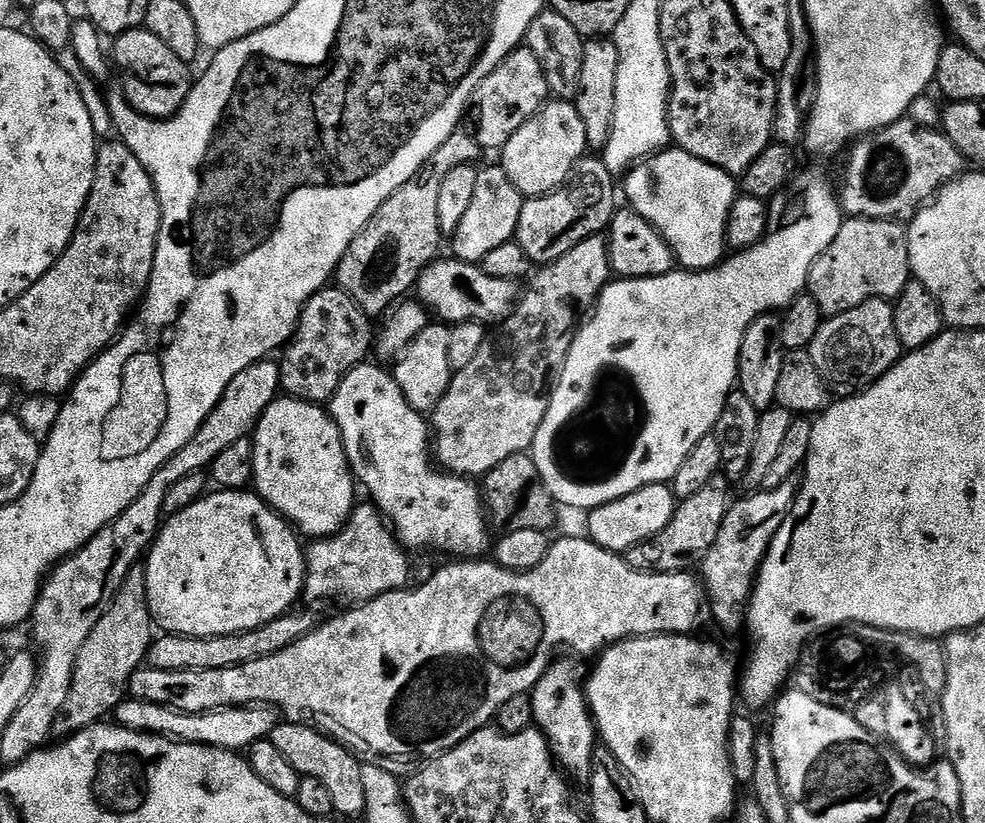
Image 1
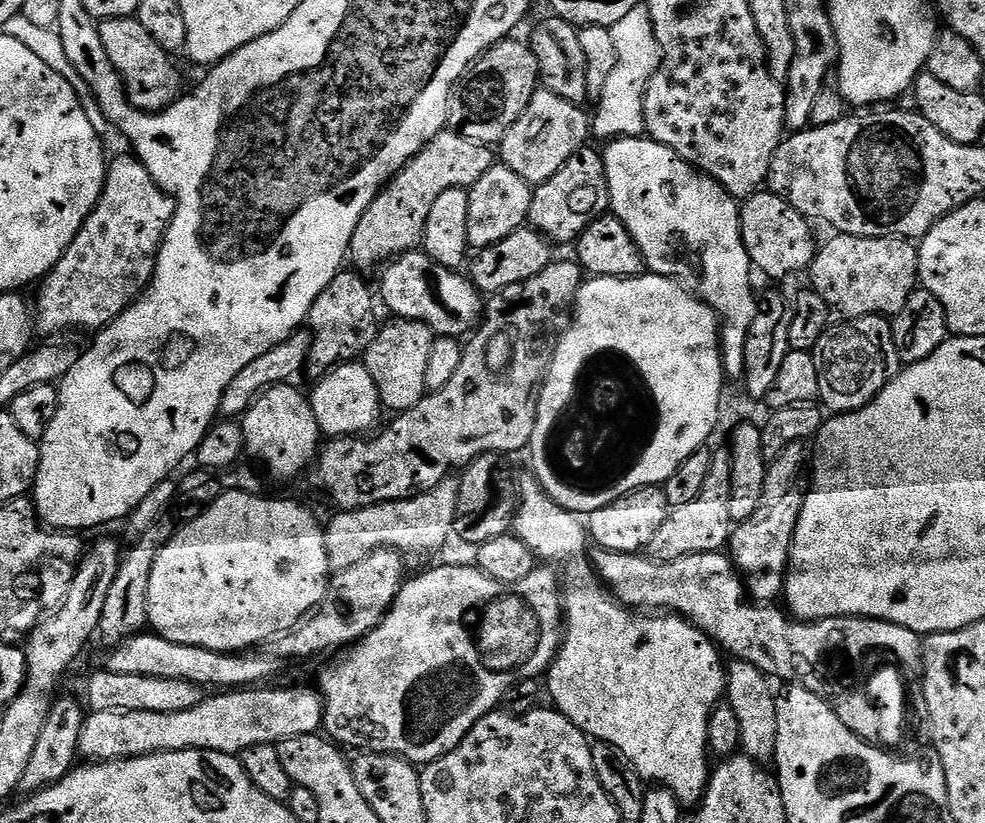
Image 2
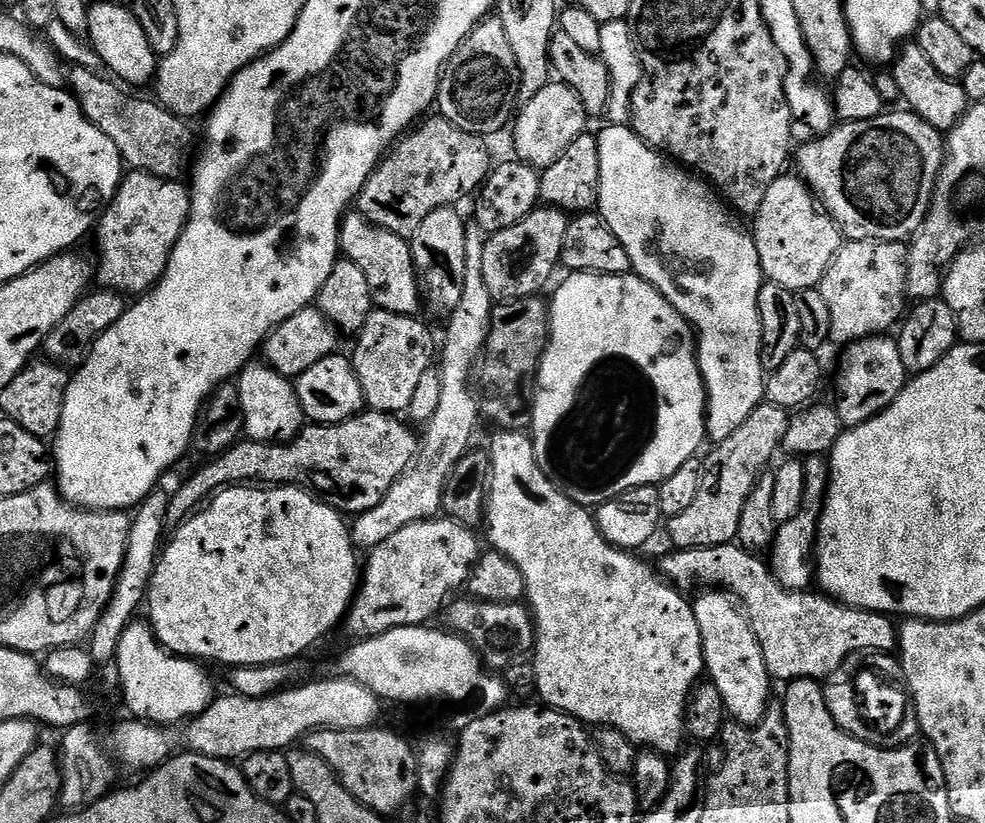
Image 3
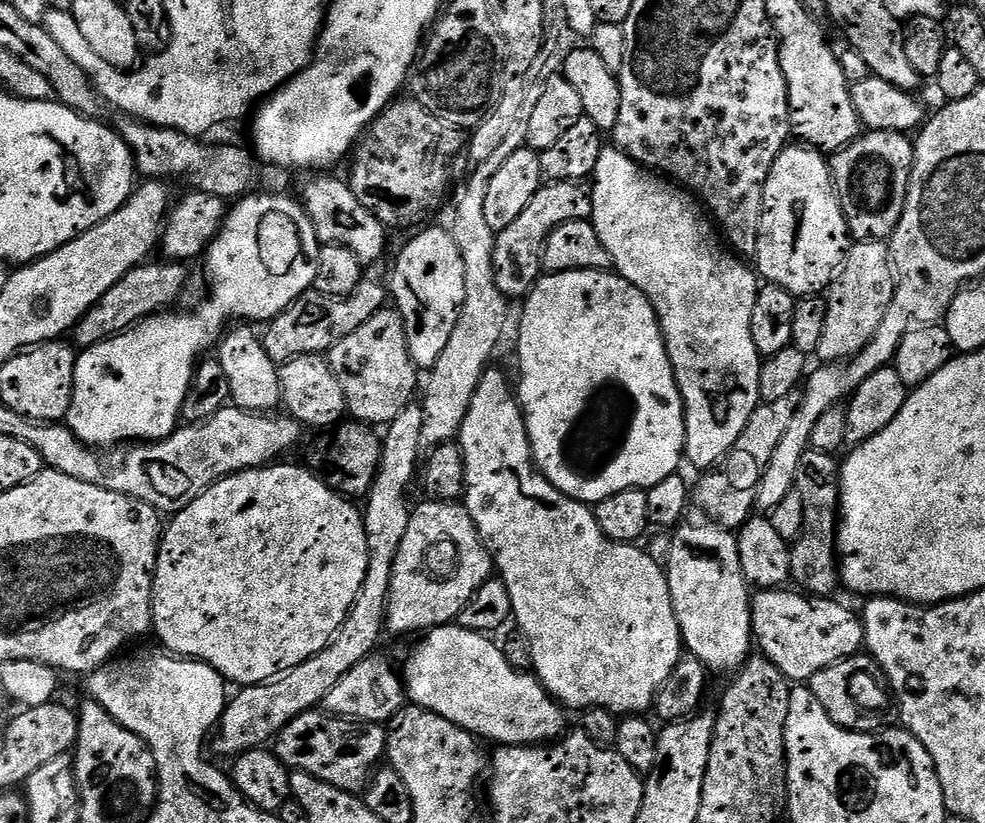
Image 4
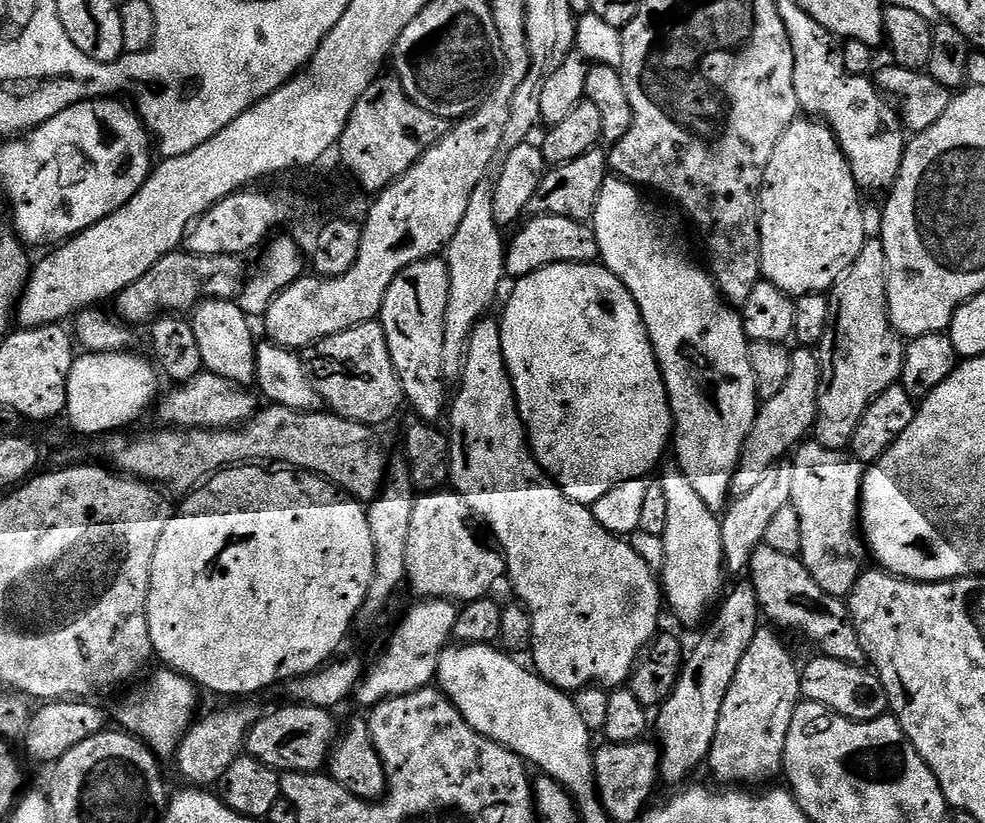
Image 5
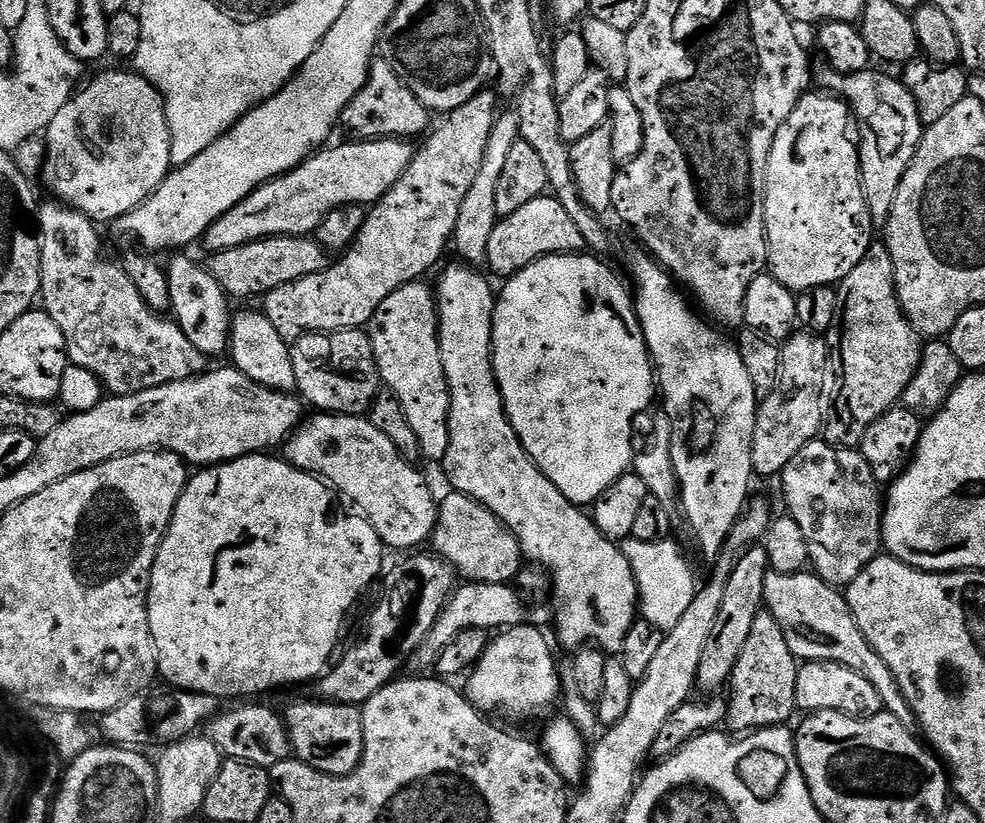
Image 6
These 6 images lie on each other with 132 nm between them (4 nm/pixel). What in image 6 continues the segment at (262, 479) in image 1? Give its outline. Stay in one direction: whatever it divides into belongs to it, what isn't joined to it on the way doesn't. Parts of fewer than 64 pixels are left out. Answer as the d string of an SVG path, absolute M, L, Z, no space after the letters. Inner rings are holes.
M188 254L173 255L171 257L173 260L170 262L167 261L166 264L168 281L170 282L171 315L174 317L176 325L182 330L182 334L186 334L186 338L190 338L190 342L194 342L194 347L204 357L212 358L212 356L220 356L223 352L225 355L229 351L230 341L232 339L233 313L231 311L228 312L230 298L222 290L222 286L218 286L218 282L203 263L195 264L190 257L184 255Z

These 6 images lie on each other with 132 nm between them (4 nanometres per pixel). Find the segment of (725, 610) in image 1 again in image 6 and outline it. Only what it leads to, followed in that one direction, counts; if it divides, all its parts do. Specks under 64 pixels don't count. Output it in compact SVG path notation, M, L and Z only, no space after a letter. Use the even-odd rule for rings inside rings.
M817 438L809 442L806 446L802 446L802 450L798 450L798 454L794 454L794 458L790 461L790 466L786 466L782 473L782 481L784 480L784 500L788 503L786 508L787 515L794 518L794 522L798 522L798 526L802 526L802 534L806 534L806 546L810 546L810 564L817 576L825 580L830 587L837 590L847 589L850 582L854 582L854 578L858 578L858 574L862 574L862 570L866 570L866 566L870 566L870 562L875 556L881 555L884 548L884 505L885 497L882 495L882 486L874 478L874 470L870 470L870 466L866 462L863 454L855 448L835 448L823 438Z

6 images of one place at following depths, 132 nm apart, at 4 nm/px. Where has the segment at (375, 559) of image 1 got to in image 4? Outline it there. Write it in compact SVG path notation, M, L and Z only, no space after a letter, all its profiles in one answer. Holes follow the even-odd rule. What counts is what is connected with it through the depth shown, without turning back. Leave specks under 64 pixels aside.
M519 131L510 134L510 138L506 138L506 142L502 142L502 146L498 146L498 150L494 150L494 154L490 154L490 158L479 161L475 165L476 169L472 172L472 177L468 180L468 185L464 188L464 193L460 196L460 201L456 204L456 217L450 223L450 231L454 242L458 242L458 250L462 250L462 262L466 265L466 298L460 307L458 314L458 326L454 326L454 334L450 334L450 342L446 342L446 350L442 350L438 362L434 362L432 368L427 369L428 385L423 385L422 396L424 392L424 400L422 399L422 407L424 410L424 425L422 426L422 438L425 445L435 446L437 444L446 444L455 441L460 434L460 427L466 418L466 412L470 410L470 402L474 398L474 392L478 390L478 382L482 378L482 374L493 363L492 355L496 352L496 347L500 344L500 339L504 336L504 323L508 320L508 304L509 297L502 294L502 290L498 290L498 282L494 282L494 242L496 241L496 233L490 230L490 226L486 222L485 203L486 190L490 186L490 178L494 178L494 174L498 174L498 169L504 165L506 158L510 158L510 154L514 154L514 150L518 150L522 146L522 136Z

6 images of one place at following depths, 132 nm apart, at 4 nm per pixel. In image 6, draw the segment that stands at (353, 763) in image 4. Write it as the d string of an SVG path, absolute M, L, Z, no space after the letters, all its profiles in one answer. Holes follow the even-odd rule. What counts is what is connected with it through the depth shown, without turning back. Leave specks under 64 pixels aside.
M244 702L233 712L221 710L208 721L206 735L218 746L218 750L229 760L241 760L272 769L274 765L292 756L292 743L279 711L267 708L260 702Z

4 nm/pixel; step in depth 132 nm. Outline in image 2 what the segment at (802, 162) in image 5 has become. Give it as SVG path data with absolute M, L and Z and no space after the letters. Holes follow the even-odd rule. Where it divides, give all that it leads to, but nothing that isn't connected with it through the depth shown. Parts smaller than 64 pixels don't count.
M761 190L740 204L742 242L746 246L752 267L757 273L765 272L772 280L784 280L795 272L811 269L817 254L817 241L812 241L812 228L807 216L790 206L781 196Z

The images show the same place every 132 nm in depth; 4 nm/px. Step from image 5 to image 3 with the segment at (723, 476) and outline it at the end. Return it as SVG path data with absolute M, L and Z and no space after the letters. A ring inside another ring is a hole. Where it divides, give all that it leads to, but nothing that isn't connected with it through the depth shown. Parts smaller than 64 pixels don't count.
M608 124L604 126L601 132L598 132L596 141L598 142L598 158L600 159L598 215L604 221L604 225L614 234L614 238L618 238L618 242L622 242L622 246L626 248L626 254L630 256L632 263L632 272L640 276L650 286L657 288L666 298L666 302L670 302L670 306L674 306L674 310L678 310L678 314L682 314L682 318L692 325L696 341L696 361L700 367L700 376L704 380L707 439L712 440L712 442L719 442L730 438L730 434L734 434L734 430L738 430L738 426L742 426L742 422L746 422L746 418L750 418L750 414L764 400L766 373L760 357L762 326L758 314L758 294L760 287L766 283L766 277L758 262L758 250L756 243L752 240L752 233L747 227L744 229L739 224L741 221L737 219L727 203L717 195L711 183L705 182L699 175L693 174L689 169L673 162L667 155L657 152L655 148L651 148L646 142L642 142L642 138L638 138L638 134L633 132L631 127L622 124Z

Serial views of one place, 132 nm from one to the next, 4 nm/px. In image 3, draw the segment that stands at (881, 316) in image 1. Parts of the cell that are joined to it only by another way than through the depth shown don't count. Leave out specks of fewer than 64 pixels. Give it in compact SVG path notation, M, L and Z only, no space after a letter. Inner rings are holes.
M888 334L879 336L868 336L865 340L855 340L854 343L847 345L843 349L844 357L840 360L840 373L836 376L836 392L840 397L836 400L834 414L839 418L841 425L845 429L858 426L870 418L877 416L898 394L903 390L910 373L902 366L902 354L898 350L896 340Z

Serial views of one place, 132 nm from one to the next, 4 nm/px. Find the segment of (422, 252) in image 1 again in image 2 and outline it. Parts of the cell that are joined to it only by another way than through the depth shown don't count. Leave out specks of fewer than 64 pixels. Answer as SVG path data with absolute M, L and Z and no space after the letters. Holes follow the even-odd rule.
M451 130L440 132L413 160L405 164L395 178L384 185L374 202L370 202L366 214L358 218L350 249L351 263L353 260L357 264L353 265L361 273L375 273L397 256L419 249L424 242L426 218L430 218L434 201L445 190L471 188L478 178L482 178L482 174L486 174L486 170L492 168L493 163L494 152L489 145L479 144Z

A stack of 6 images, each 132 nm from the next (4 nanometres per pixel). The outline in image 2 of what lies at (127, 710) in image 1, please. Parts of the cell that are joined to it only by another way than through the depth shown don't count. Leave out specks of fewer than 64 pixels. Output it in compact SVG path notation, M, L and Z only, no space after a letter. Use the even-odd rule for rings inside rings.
M260 686L255 690L224 690L219 694L209 695L198 706L190 710L181 712L147 712L146 710L102 710L101 712L92 712L85 717L82 728L82 738L80 739L80 756L88 762L103 762L105 760L129 760L131 756L149 756L155 752L181 752L191 748L207 748L209 752L227 752L229 754L239 754L246 750L246 746L262 746L263 744L282 743L286 738L298 738L302 734L317 735L321 731L326 715L326 705L323 696L315 687L312 688L272 688L276 686Z

